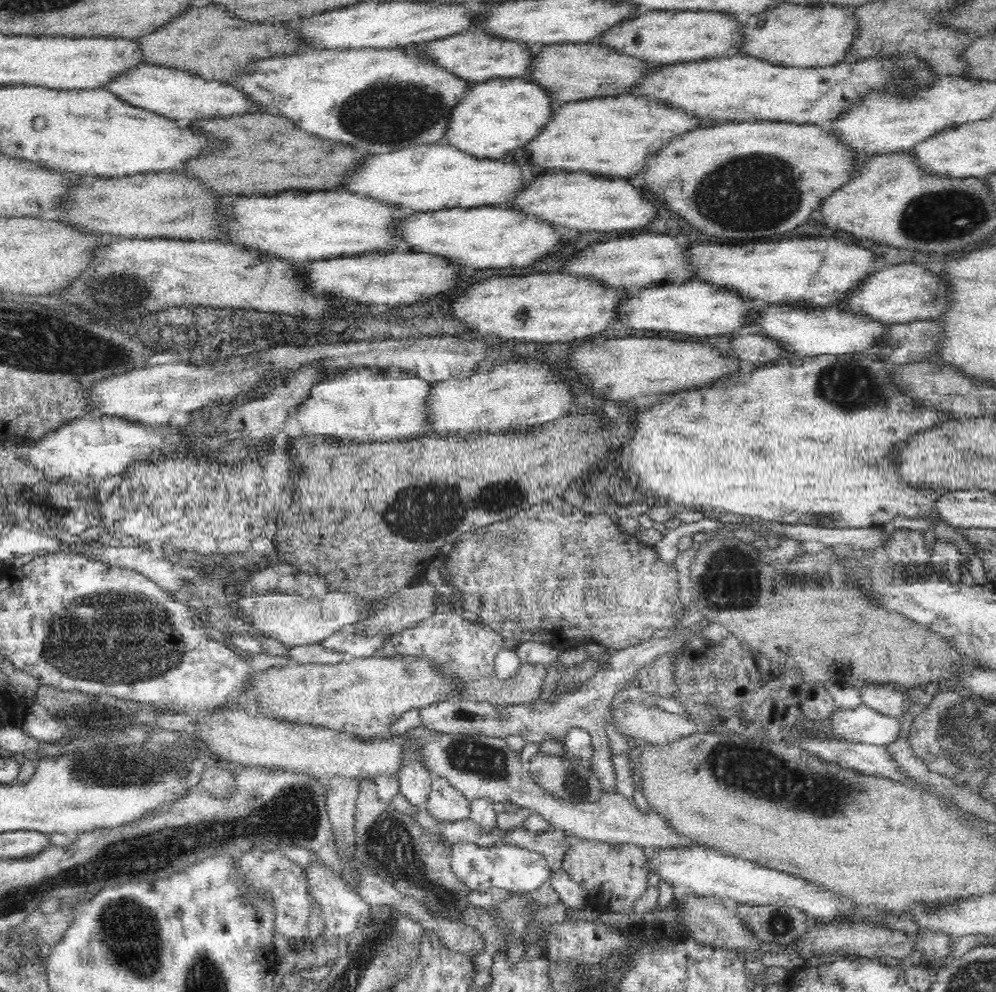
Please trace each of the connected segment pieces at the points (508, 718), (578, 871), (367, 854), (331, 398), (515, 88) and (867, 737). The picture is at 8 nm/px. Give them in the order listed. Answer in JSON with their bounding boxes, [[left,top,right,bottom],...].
[[420,622,706,792],[561,839,654,914],[355,779,470,920],[295,368,435,442],[445,78,558,160],[818,705,902,747]]

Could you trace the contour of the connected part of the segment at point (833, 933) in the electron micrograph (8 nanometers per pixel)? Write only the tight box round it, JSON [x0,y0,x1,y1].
[796,923,912,965]

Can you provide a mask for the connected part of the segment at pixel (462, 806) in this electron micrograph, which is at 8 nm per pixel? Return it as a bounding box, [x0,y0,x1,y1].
[424,776,470,823]

